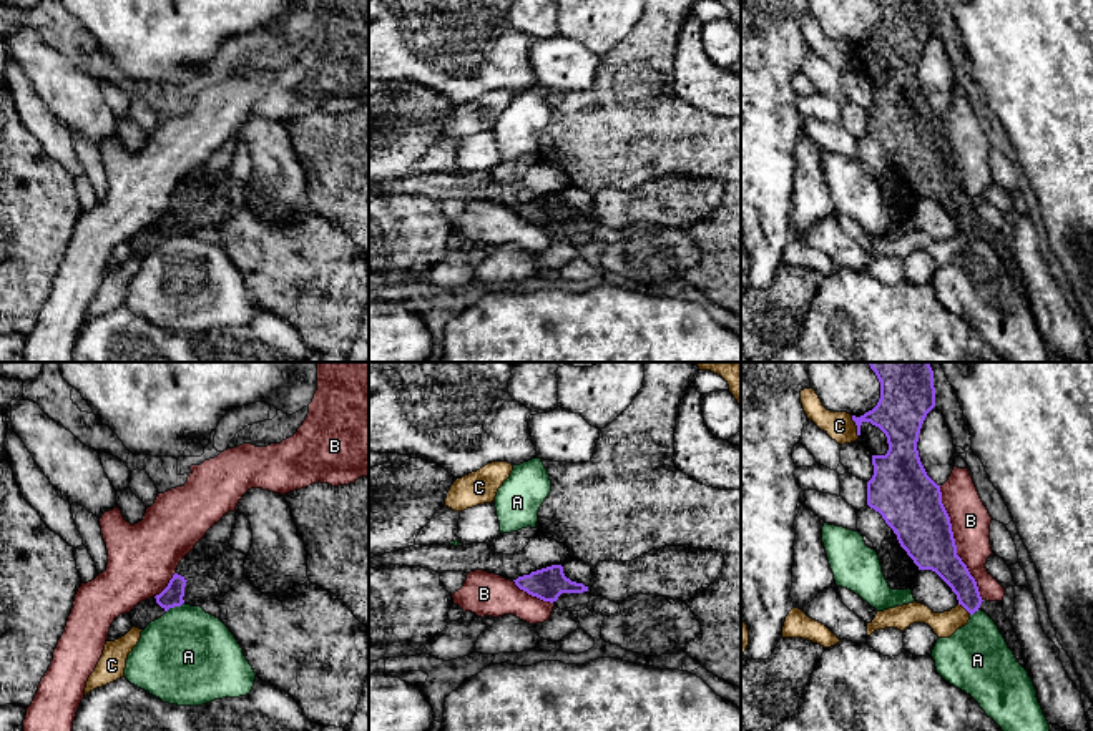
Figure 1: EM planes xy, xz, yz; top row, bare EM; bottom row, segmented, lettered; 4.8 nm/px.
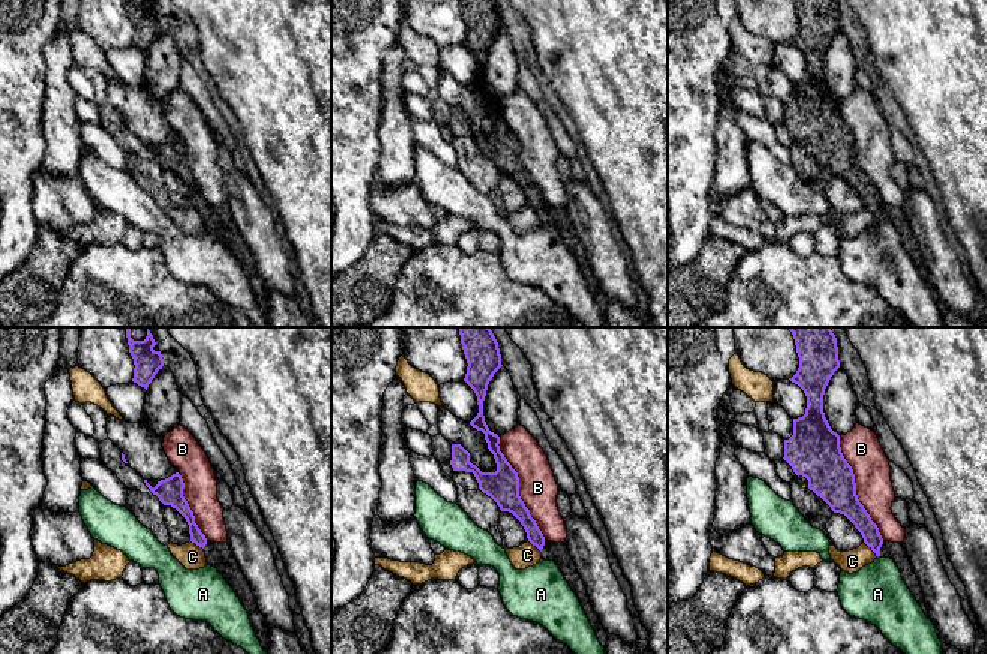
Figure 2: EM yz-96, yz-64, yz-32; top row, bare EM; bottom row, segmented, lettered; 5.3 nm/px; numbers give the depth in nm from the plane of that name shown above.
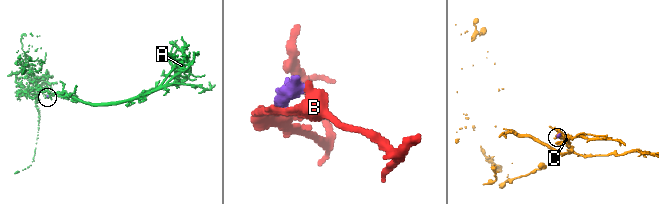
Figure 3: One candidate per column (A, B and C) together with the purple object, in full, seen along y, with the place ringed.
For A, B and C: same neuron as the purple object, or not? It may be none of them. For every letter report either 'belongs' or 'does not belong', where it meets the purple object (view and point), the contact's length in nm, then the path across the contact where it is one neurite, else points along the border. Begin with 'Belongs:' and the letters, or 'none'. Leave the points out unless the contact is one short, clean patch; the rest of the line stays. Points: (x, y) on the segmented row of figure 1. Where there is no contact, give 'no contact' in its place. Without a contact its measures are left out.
Belongs: none
A: does not belong; meets purple in xy at (175, 605); contact 100 nm long
B: does not belong; meets purple in yz at (954, 544); contact 600 nm long
C: does not belong; meets purple in yz at (856, 424); contact 110 nm long

